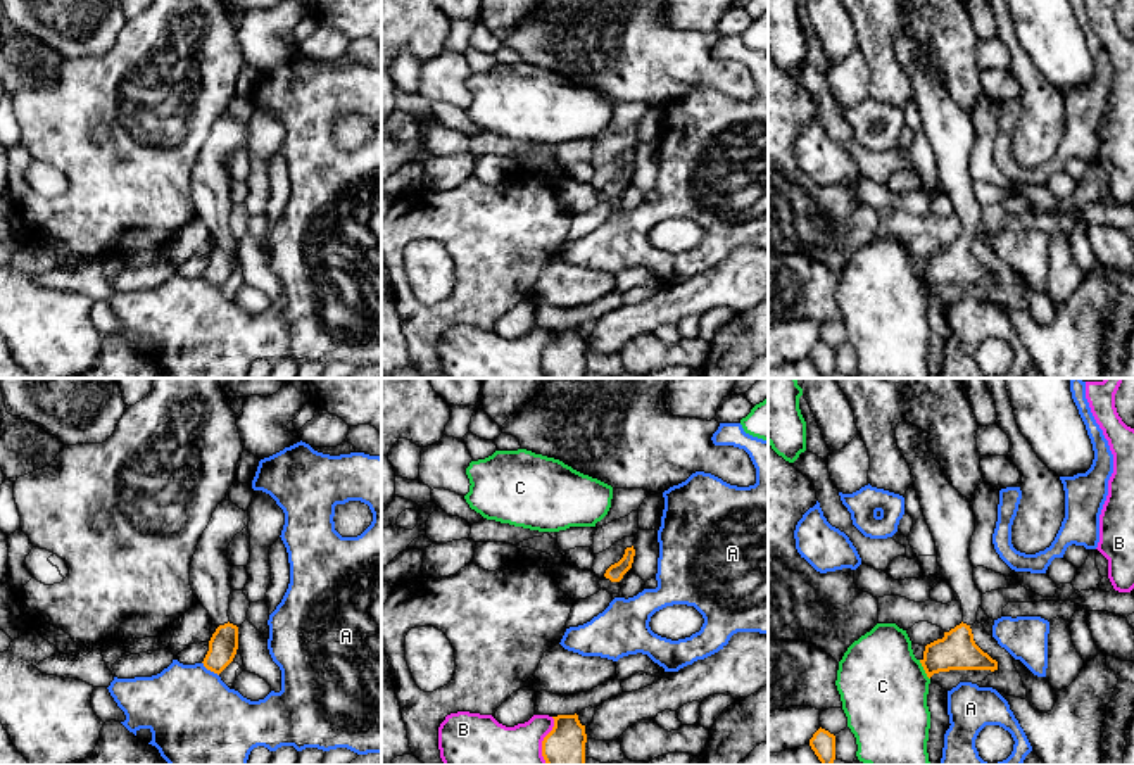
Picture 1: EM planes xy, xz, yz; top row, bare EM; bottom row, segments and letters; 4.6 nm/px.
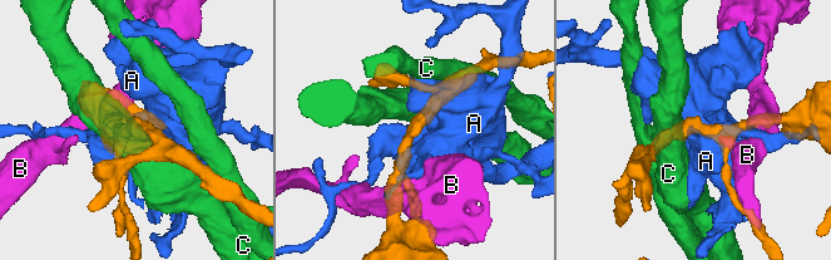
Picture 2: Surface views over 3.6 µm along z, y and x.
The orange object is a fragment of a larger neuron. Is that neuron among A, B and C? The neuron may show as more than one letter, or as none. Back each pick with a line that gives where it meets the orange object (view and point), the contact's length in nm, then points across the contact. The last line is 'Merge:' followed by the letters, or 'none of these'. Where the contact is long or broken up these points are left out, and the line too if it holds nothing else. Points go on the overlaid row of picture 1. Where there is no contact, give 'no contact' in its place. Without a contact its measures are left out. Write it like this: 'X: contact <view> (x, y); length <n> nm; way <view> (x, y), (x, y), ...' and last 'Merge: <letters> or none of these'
Merge: none of these

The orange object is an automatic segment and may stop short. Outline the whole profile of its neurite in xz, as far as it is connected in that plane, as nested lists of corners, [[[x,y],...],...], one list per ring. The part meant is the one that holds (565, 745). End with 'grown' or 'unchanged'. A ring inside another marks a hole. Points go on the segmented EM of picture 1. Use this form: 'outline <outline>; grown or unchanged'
outline [[[558,715],[552,730],[542,741],[547,765],[585,765],[585,725],[578,715]]]; unchanged

